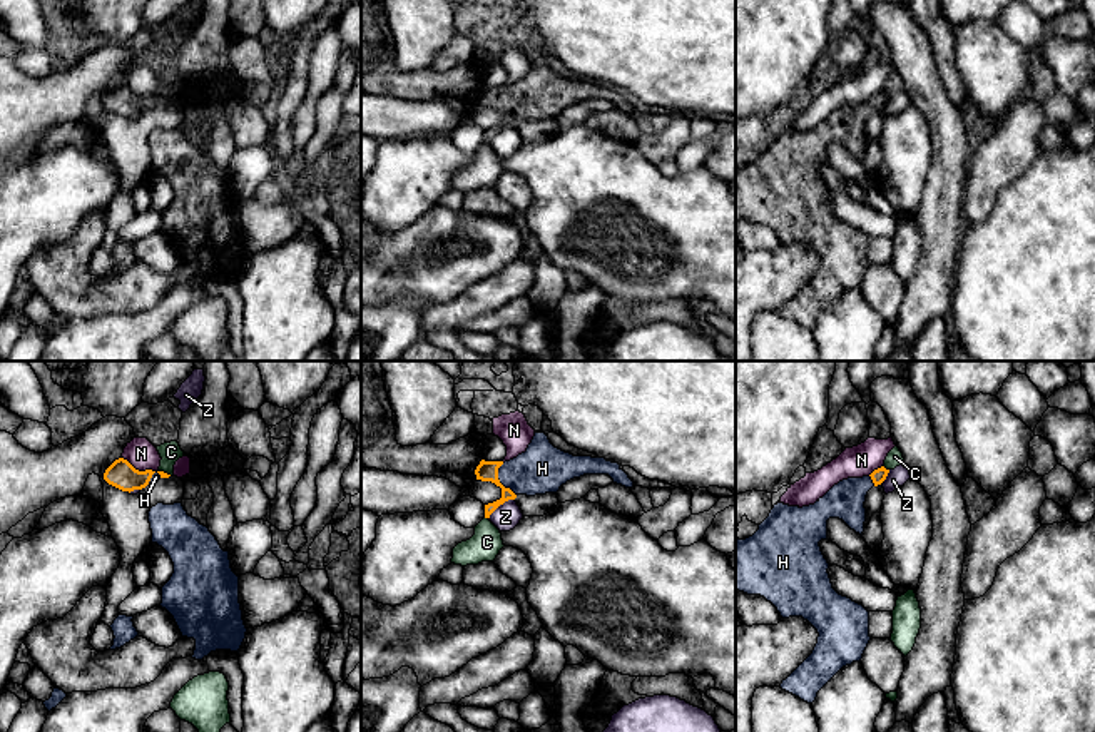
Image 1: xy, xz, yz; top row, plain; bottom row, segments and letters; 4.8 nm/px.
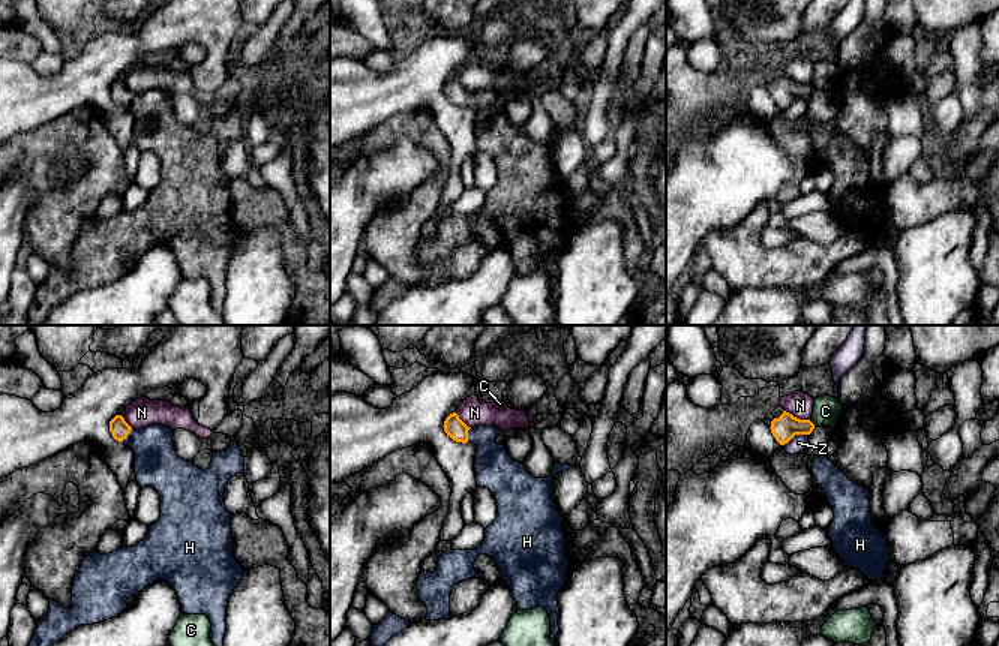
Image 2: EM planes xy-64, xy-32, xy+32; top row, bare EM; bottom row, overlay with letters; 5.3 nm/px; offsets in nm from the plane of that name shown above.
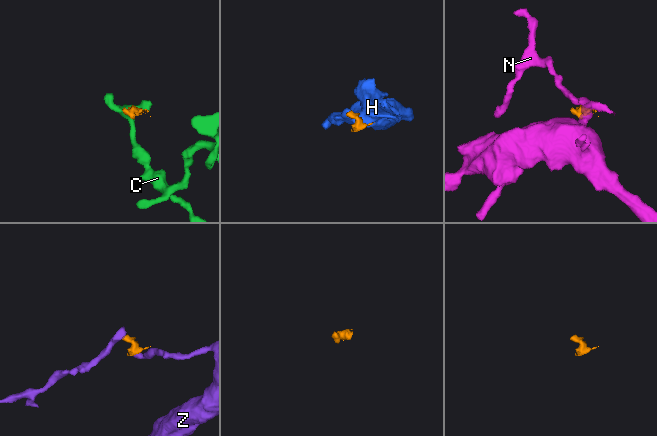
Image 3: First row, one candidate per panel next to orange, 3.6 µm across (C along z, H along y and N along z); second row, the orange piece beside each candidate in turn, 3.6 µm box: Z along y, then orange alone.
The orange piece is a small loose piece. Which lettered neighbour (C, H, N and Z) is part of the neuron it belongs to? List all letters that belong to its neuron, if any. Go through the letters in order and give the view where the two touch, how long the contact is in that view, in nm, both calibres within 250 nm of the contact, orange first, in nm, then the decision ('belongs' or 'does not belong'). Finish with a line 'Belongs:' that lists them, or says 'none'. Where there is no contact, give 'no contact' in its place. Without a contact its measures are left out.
C: contact in yz; length 40 nm; calibres 70 and 80 nm; does not belong
H: contact in xz; length 170 nm; calibres 100 and 240 nm; belongs
N: contact in xy; length 180 nm; calibres 140 and 150 nm; does not belong
Z: contact in xz; length 160 nm; calibres 100 and 120 nm; does not belong
Belongs: H

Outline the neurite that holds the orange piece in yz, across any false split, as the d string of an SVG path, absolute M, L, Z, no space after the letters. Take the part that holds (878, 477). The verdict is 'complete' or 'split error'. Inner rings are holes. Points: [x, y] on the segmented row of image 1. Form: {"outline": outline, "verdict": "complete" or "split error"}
{"outline": "M874 470L869 476L848 478L834 485L809 506L774 505L759 530L746 538L736 538L736 590L761 595L771 602L782 618L802 617L819 633L812 653L781 684L781 689L812 704L817 692L846 665L861 662L871 640L869 612L848 597L839 595L831 583L819 541L828 540L828 520L839 518L863 536L866 521L866 495L881 485L889 470Z", "verdict": "split error"}

